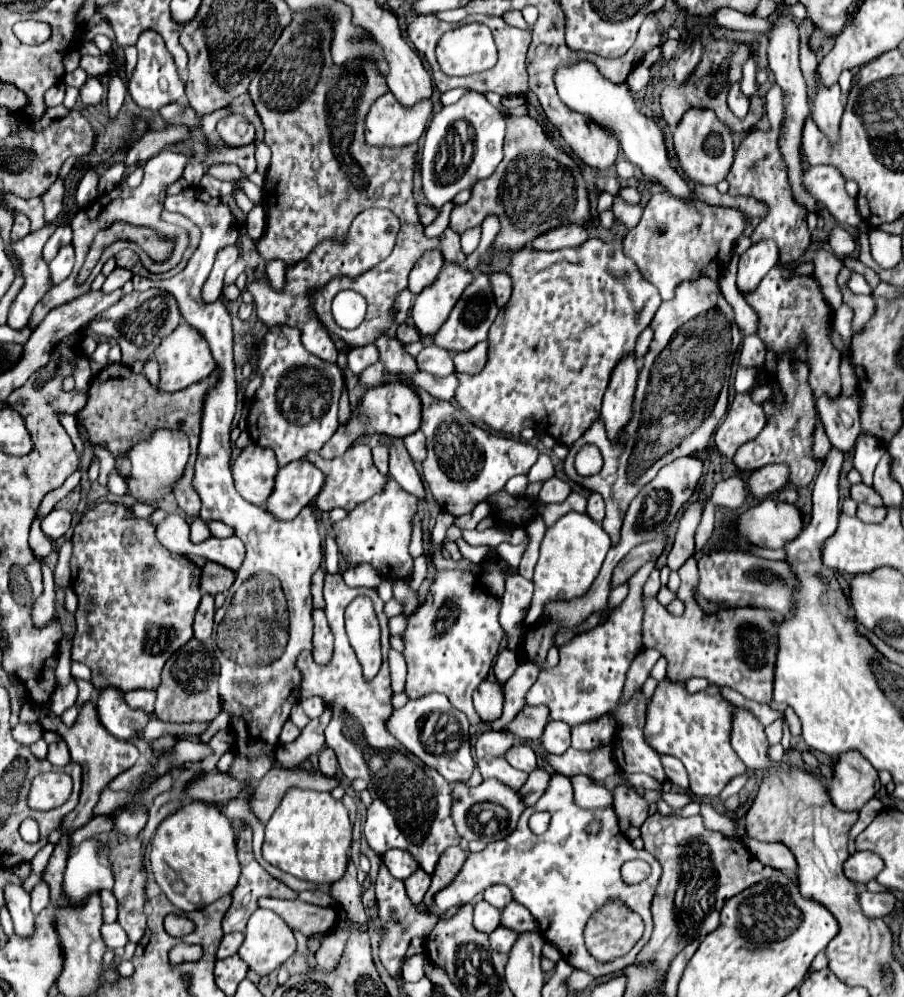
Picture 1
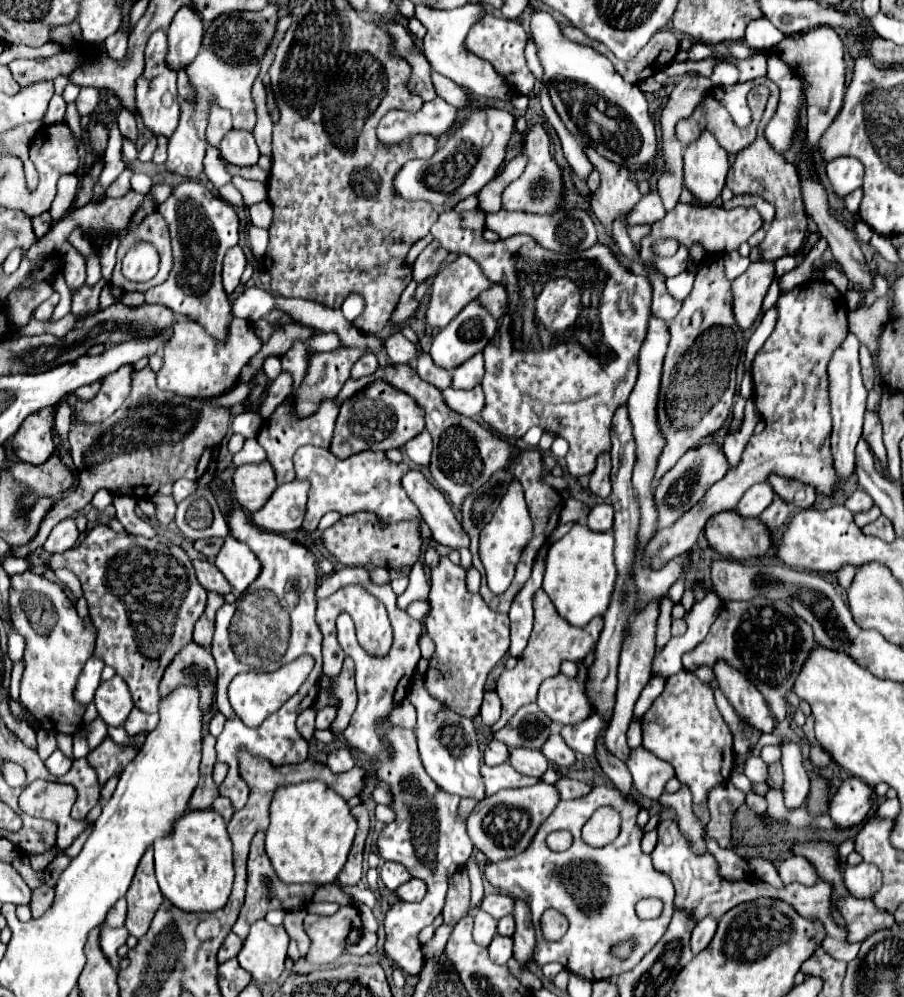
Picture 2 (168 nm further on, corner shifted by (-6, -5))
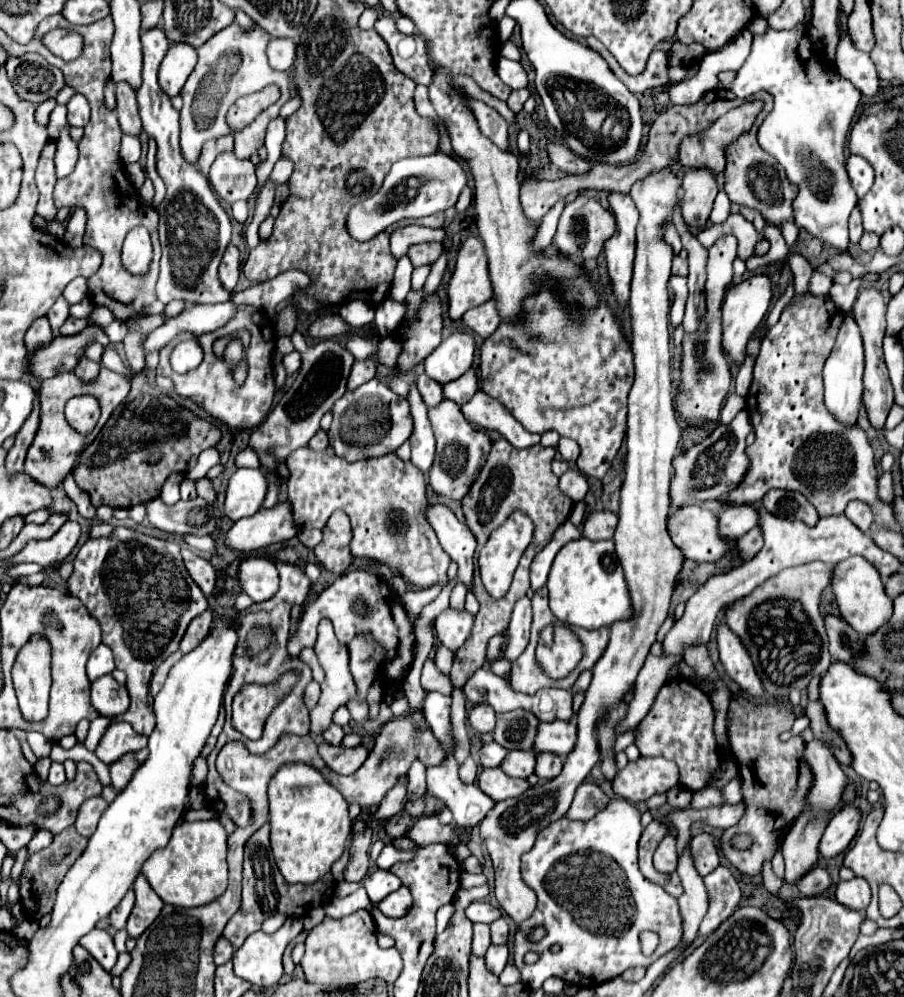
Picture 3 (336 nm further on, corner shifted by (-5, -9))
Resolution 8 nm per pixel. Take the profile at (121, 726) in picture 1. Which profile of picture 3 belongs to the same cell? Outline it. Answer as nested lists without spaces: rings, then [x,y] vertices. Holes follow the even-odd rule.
[[[103,675],[91,683],[91,703],[103,717],[121,715],[129,707],[129,695],[111,675]]]

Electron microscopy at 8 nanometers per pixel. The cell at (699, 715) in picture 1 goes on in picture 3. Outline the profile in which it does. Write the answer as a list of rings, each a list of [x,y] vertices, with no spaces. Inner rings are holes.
[[[671,681],[661,687],[651,711],[635,729],[635,745],[641,757],[665,757],[679,767],[679,785],[699,791],[707,785],[711,773],[719,767],[721,755],[713,735],[713,705],[703,689],[683,681]]]

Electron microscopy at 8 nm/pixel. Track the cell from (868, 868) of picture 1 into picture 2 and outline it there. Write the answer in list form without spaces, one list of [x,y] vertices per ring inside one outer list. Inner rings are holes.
[[[872,863],[848,865],[844,869],[844,883],[854,897],[868,899],[880,889],[880,869],[872,867]]]

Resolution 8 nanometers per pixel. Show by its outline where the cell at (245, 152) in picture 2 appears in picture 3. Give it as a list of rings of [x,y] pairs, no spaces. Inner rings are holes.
[[[221,153],[207,175],[217,195],[229,205],[249,199],[257,185],[255,165],[251,161],[237,159],[233,153]]]

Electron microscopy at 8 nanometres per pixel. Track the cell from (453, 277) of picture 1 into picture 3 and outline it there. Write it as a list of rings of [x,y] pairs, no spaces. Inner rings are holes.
[[[469,237],[459,249],[447,295],[449,295],[449,317],[453,321],[461,319],[467,309],[477,307],[493,297],[487,253],[479,237]]]

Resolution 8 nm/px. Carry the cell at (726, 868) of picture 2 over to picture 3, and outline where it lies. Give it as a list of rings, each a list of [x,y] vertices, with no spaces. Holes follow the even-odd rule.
[[[719,865],[703,879],[703,883],[709,895],[709,909],[699,927],[701,937],[713,933],[737,909],[741,899],[741,887],[727,867]]]

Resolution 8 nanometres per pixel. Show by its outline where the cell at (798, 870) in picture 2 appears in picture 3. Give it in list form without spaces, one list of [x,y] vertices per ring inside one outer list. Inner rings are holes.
[[[815,867],[813,871],[809,871],[803,879],[799,879],[797,889],[805,895],[805,897],[815,897],[815,895],[823,895],[827,889],[831,887],[831,877],[823,867]]]

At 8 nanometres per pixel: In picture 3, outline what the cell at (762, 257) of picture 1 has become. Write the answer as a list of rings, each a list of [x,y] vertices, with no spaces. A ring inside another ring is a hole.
[[[755,275],[727,291],[723,307],[721,307],[721,321],[723,321],[723,341],[721,343],[723,343],[727,359],[735,363],[737,367],[743,365],[747,341],[753,335],[753,331],[763,323],[769,303],[771,303],[771,281],[765,275]]]

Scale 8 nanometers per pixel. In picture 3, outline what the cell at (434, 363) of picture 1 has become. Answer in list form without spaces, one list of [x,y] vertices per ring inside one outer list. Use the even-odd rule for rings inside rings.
[[[425,373],[417,377],[415,387],[421,393],[421,397],[423,397],[427,407],[435,407],[435,405],[439,405],[443,401],[443,389],[441,389],[441,385],[435,383],[431,377],[427,377]]]

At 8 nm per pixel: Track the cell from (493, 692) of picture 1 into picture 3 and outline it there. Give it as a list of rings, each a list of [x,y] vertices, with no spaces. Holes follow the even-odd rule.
[[[479,703],[469,711],[469,723],[477,733],[491,733],[495,729],[495,711],[487,703]]]

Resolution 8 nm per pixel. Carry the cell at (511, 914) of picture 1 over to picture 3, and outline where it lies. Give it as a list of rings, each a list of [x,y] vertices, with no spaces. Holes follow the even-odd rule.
[[[497,919],[495,923],[491,923],[491,943],[493,945],[507,943],[507,937],[509,937],[509,925],[505,919]]]

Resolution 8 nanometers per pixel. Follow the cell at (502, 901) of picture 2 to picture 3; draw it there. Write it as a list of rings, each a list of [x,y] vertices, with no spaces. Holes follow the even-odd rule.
[[[477,901],[477,903],[471,903],[465,909],[465,915],[473,923],[487,923],[487,925],[491,925],[495,919],[501,917],[501,911],[495,909],[493,905],[489,905],[487,901]]]

